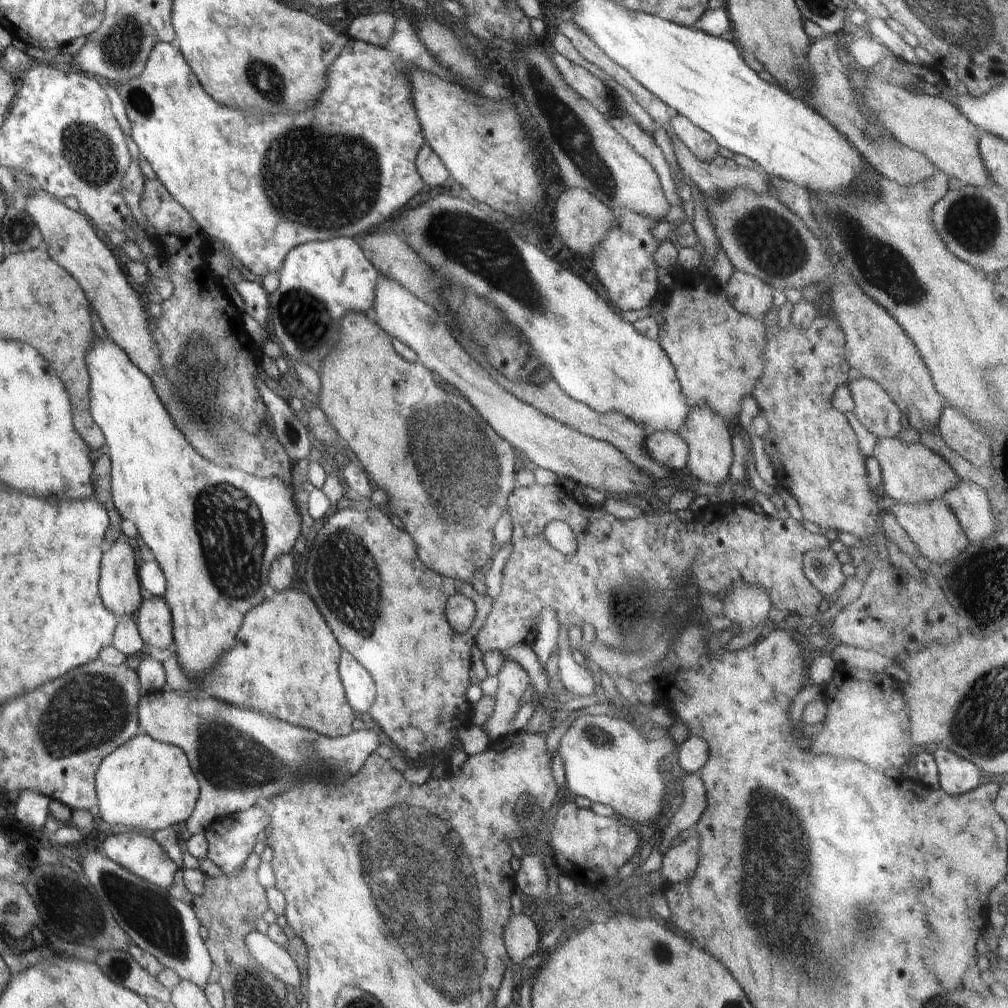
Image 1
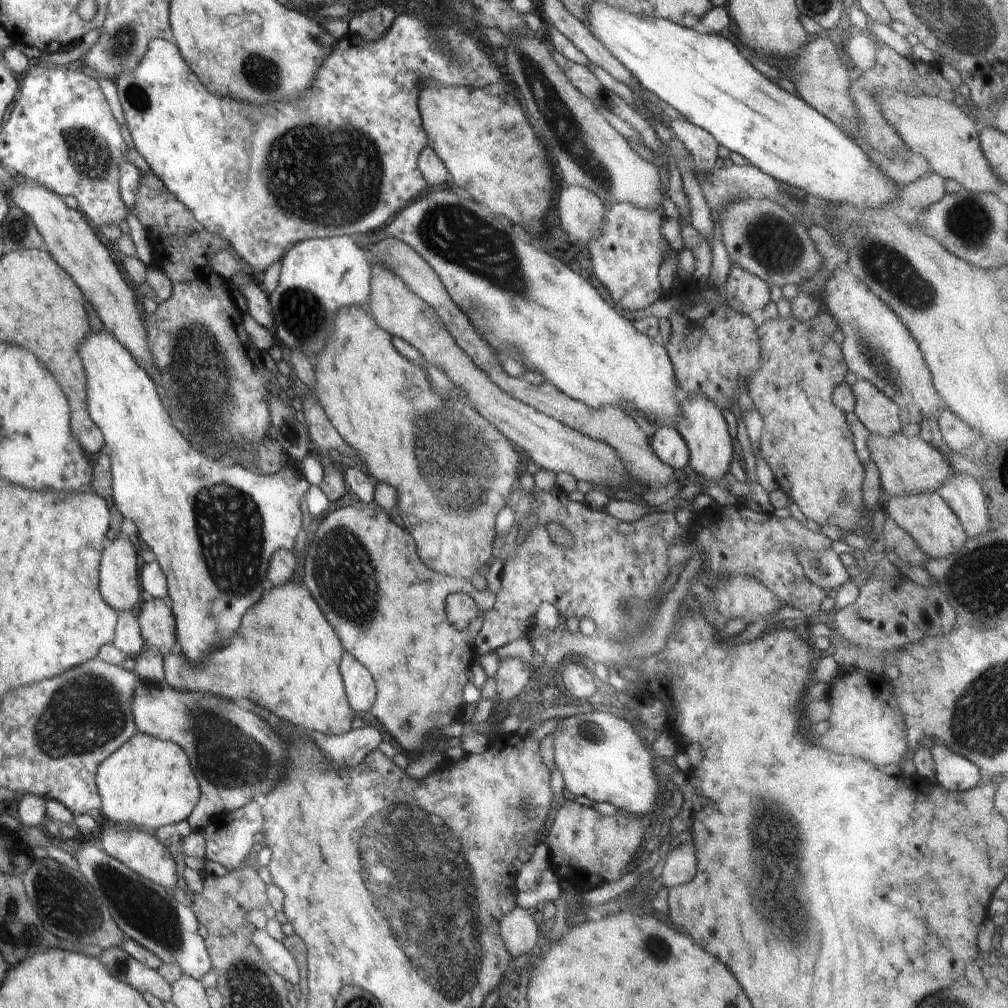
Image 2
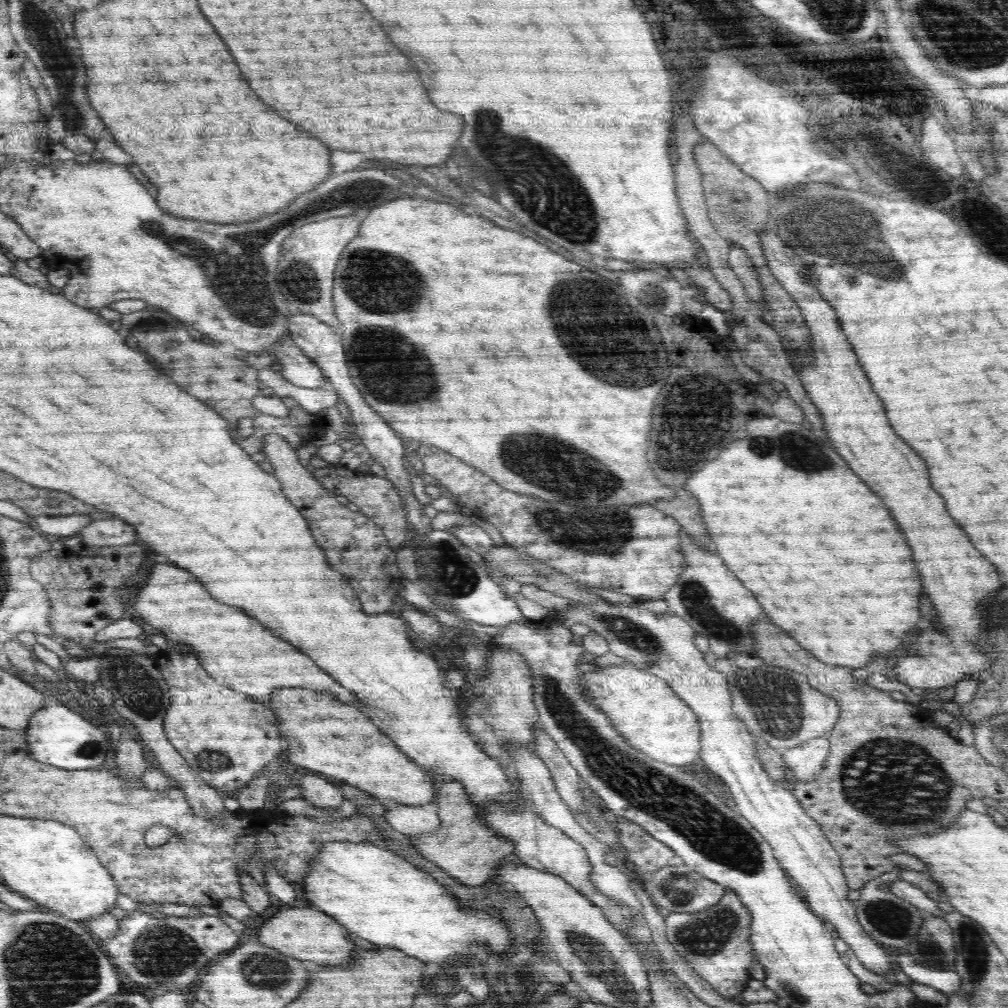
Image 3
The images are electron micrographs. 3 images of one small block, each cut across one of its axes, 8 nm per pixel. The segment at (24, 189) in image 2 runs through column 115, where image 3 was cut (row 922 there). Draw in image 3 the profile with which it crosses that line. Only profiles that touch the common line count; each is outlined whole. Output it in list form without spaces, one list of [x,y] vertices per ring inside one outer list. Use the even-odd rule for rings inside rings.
[[[313,907],[280,908],[272,918],[268,918],[256,932],[258,943],[278,950],[289,957],[312,960],[322,966],[344,963],[352,954],[354,943],[349,932],[332,917]]]

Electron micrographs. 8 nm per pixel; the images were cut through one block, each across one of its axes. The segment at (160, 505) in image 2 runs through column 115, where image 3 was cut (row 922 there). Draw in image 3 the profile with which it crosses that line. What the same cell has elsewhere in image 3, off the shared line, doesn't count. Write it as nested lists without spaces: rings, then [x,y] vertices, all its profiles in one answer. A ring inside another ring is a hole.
[[[338,840],[338,842],[326,842],[324,846],[322,846],[322,850],[320,850],[320,854],[316,856],[316,860],[312,860],[310,862],[310,872],[308,872],[308,876],[306,876],[306,886],[304,886],[304,892],[306,892],[306,898],[308,898],[308,902],[310,904],[314,904],[314,908],[321,910],[322,913],[327,914],[329,917],[332,917],[334,921],[340,923],[349,933],[360,936],[371,943],[380,946],[395,946],[396,948],[403,950],[404,953],[412,955],[414,958],[423,959],[424,962],[428,962],[428,964],[436,964],[436,965],[447,965],[451,963],[453,959],[457,958],[479,958],[484,953],[498,953],[501,955],[504,950],[511,951],[511,932],[507,929],[507,924],[500,924],[498,920],[494,920],[494,918],[486,918],[486,914],[484,912],[476,912],[476,914],[468,914],[466,910],[462,910],[462,908],[458,908],[458,902],[451,895],[445,892],[444,887],[441,884],[438,884],[436,880],[433,879],[432,876],[428,875],[428,873],[418,869],[413,864],[410,864],[407,860],[404,860],[400,855],[394,854],[388,848],[381,846],[380,844],[370,843],[370,842],[352,842],[351,840]],[[466,942],[478,942],[474,948],[480,948],[480,950],[484,950],[484,952],[476,952],[474,954],[474,950],[472,950],[472,946],[468,946]]]

